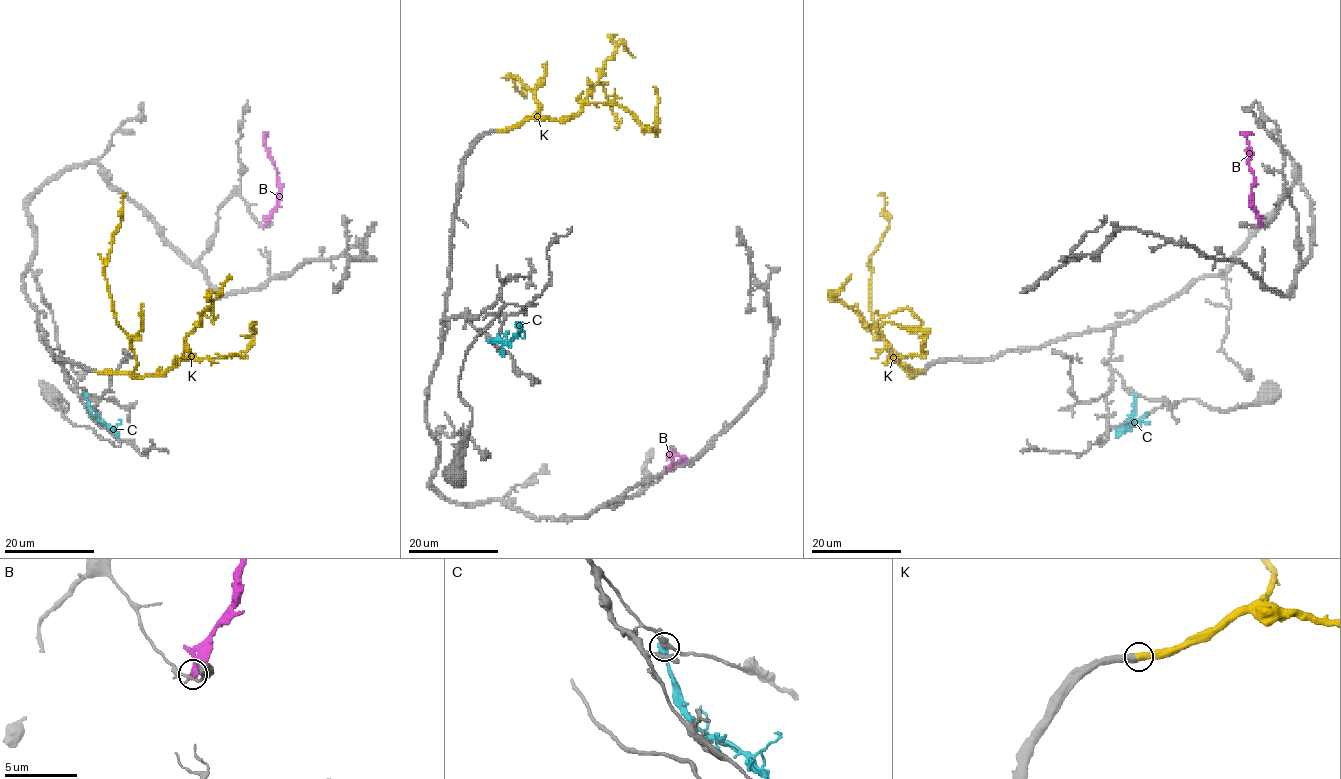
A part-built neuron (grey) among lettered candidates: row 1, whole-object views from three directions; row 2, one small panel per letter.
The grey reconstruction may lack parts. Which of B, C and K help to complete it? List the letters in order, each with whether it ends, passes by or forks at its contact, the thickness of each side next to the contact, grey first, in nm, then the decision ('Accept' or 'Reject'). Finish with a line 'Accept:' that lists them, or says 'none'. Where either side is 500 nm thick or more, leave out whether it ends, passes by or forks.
B: Thickness 200 nm (grey) against 550 nm. Reject
C: Thickness 360 nm (grey) against 600 nm. Reject
K: Thickness 500 nm (grey) against 480 nm. Accept
Accept: K

